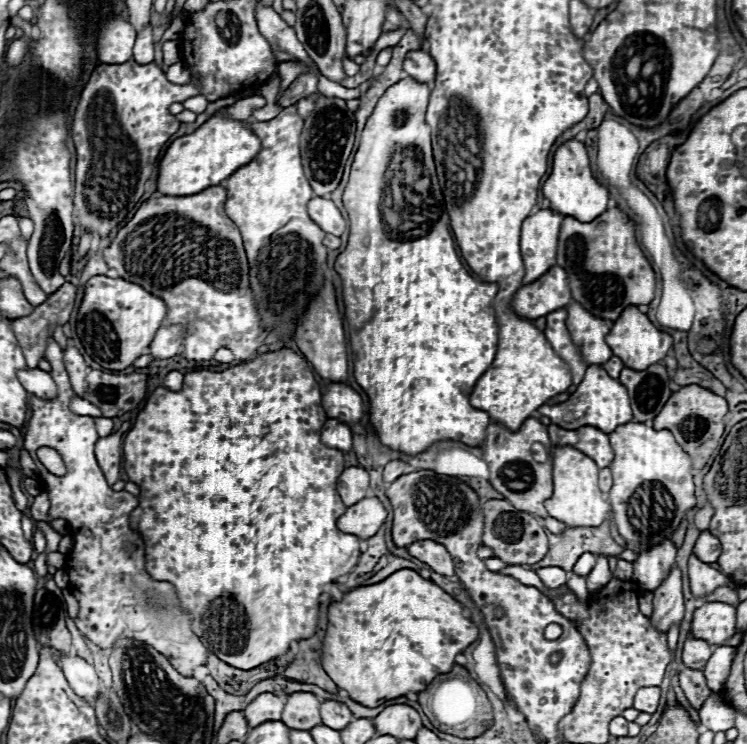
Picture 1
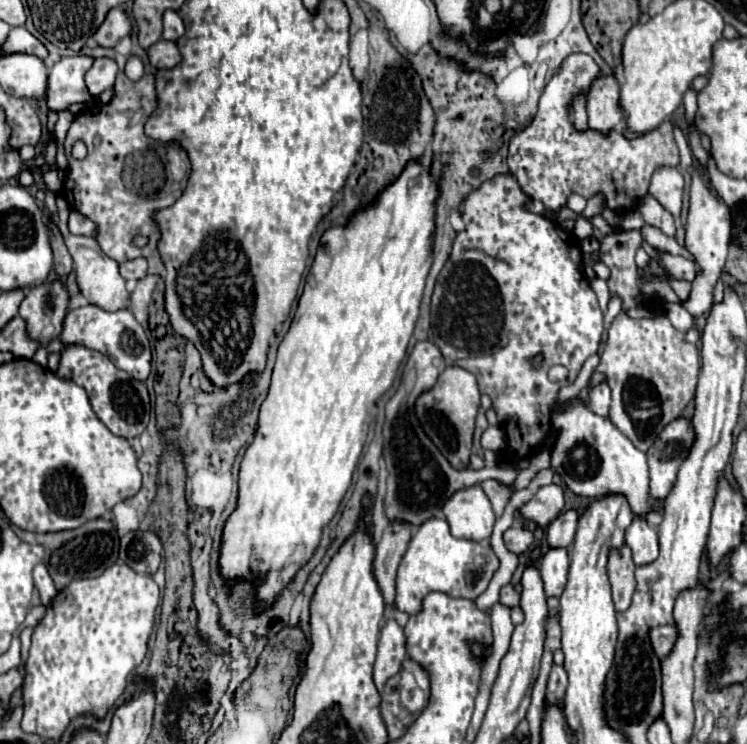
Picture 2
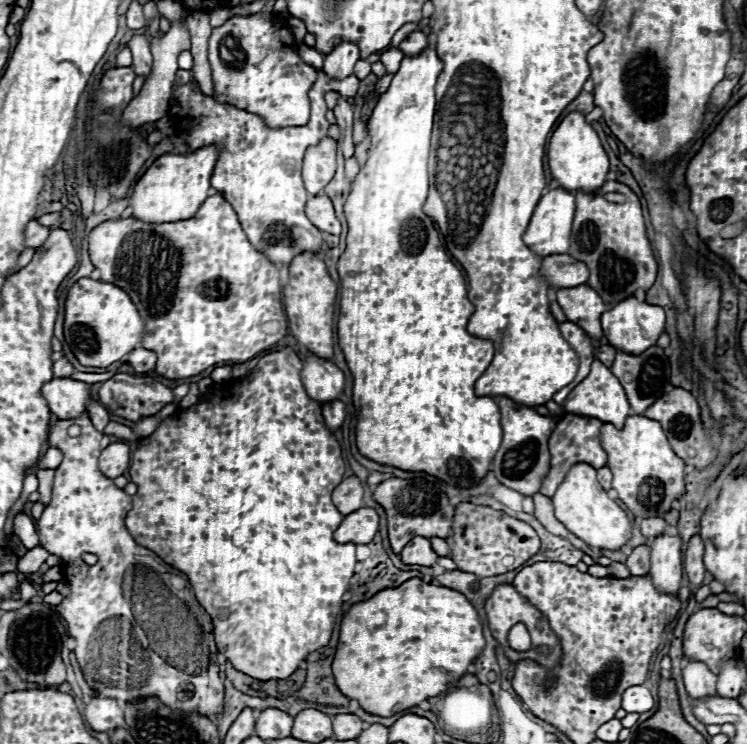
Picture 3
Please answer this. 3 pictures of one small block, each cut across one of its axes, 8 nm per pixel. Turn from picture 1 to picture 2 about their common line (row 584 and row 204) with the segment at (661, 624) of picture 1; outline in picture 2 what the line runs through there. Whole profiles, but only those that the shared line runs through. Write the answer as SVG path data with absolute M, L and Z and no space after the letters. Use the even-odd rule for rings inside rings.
M660 168L652 176L648 194L656 198L674 218L680 216L682 206L682 190L684 190L684 178L678 168Z

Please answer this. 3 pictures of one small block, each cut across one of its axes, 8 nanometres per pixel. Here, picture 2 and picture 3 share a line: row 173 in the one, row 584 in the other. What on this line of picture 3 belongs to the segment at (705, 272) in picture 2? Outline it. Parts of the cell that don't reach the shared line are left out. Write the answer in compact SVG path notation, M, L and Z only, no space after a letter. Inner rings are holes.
M692 536L688 542L688 550L684 554L684 570L692 586L700 586L704 580L706 568L702 564L702 558L704 558L704 542L700 540L700 536Z

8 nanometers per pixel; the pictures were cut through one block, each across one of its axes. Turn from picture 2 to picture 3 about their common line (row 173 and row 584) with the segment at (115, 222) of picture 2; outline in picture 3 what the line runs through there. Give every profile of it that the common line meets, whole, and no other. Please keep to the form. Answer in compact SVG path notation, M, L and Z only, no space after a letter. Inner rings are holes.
M88 414L58 420L48 436L48 444L62 450L64 460L56 468L52 502L44 508L36 526L40 546L60 558L62 570L68 576L70 596L56 610L66 620L68 636L76 640L74 654L84 680L98 696L120 702L138 702L154 696L184 716L196 712L214 720L224 712L224 684L212 658L216 650L210 642L214 640L210 616L196 602L186 574L140 548L128 534L124 518L132 508L132 496L116 488L98 470L102 436L92 426ZM84 552L96 554L98 564L84 564L80 558ZM142 560L144 564L138 564ZM148 570L154 574L154 582ZM120 616L126 620L120 620ZM100 620L104 622L100 624ZM120 664L128 664L128 668L120 668Z

